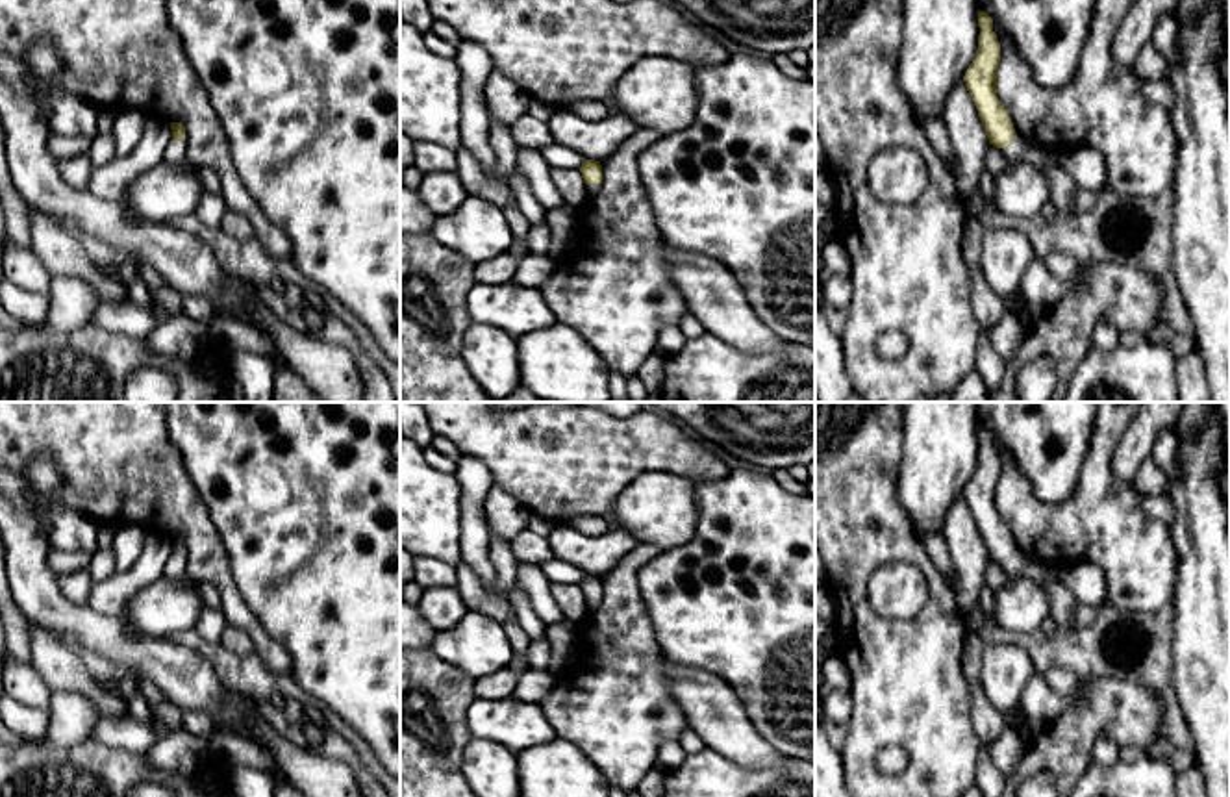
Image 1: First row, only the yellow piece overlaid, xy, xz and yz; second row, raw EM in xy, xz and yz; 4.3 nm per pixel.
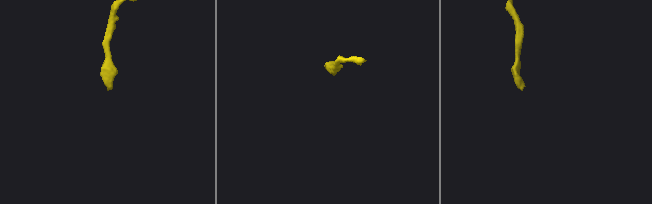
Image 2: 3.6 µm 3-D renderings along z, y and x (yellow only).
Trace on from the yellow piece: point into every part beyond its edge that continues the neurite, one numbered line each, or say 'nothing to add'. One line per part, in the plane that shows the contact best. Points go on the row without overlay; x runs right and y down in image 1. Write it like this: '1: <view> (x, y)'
1: yz (1062, 603)

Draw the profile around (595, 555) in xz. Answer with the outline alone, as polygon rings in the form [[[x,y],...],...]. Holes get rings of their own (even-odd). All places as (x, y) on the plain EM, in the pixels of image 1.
[[[556,525],[546,539],[558,560],[595,576],[613,569],[632,549],[641,545],[634,534],[619,526],[609,526],[602,536],[585,536],[571,525]]]

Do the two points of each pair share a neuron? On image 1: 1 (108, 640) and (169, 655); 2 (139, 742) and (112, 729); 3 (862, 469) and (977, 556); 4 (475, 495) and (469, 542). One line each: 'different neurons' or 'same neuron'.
1: same neuron
2: same neuron
3: different neurons
4: same neuron

